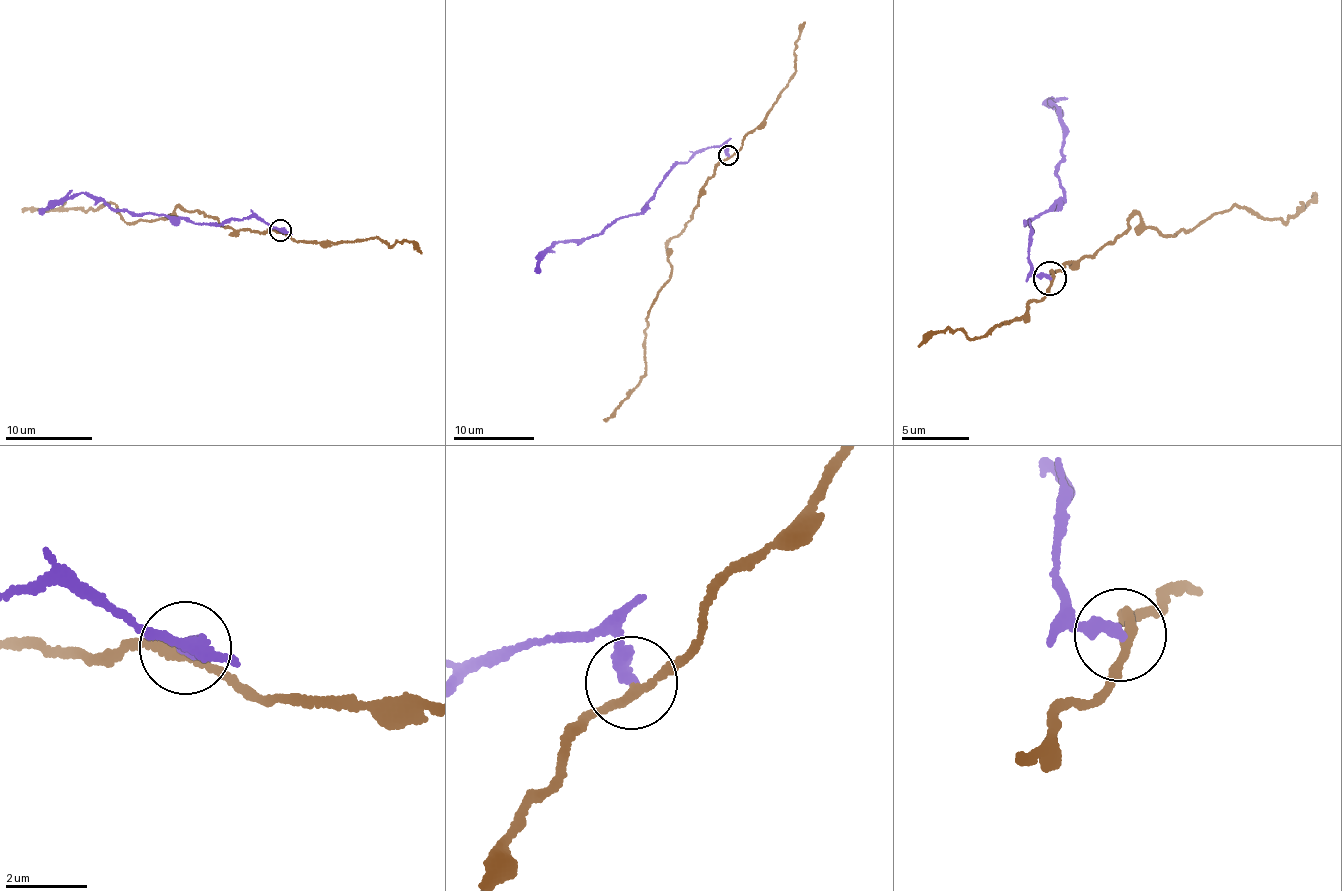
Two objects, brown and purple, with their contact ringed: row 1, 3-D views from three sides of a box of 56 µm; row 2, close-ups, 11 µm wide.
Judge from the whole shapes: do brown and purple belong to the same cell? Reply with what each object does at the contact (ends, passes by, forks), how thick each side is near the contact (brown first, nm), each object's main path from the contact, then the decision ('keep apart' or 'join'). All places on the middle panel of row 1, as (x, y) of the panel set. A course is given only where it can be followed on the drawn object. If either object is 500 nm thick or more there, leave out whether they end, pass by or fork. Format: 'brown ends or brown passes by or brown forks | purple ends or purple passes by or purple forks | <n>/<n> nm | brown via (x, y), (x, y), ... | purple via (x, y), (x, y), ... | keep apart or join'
brown passes by | purple ends | 220/360 nm | brown via (727, 156), (718, 163), (685, 228), (669, 240), (671, 274), (652, 306), (643, 356), (646, 371), (603, 420) | purple via (727, 156), (722, 145), (711, 146), (672, 164), (640, 211), (597, 234), (551, 244), (539, 273) | keep apart

